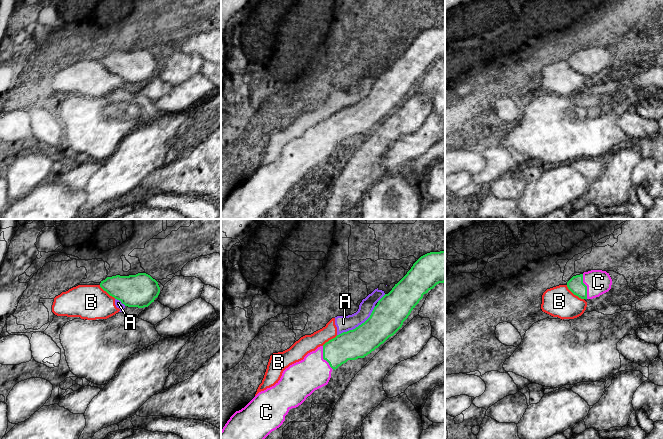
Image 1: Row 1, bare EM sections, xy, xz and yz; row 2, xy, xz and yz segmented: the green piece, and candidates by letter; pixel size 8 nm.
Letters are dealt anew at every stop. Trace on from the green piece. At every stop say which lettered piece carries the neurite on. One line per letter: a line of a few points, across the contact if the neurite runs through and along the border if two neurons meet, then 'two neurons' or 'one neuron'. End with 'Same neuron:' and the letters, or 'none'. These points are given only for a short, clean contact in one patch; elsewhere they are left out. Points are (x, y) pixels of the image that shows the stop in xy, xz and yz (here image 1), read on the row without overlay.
A: two neurons
B: line yz (566, 61), (574, 70), (583, 75); two neurons
C: line xz (351, 121), (323, 134), (301, 155); one neuron
Same neuron: C

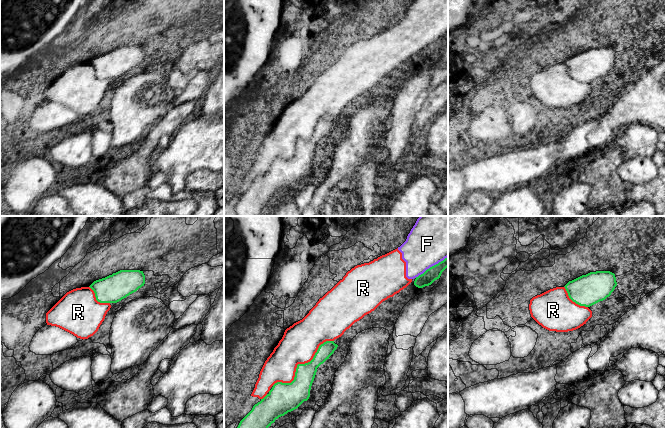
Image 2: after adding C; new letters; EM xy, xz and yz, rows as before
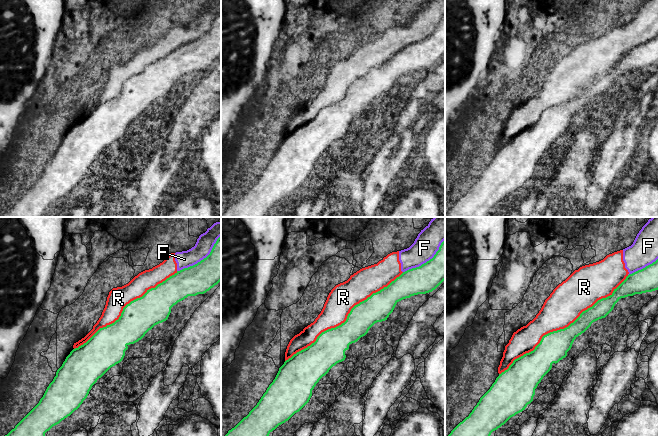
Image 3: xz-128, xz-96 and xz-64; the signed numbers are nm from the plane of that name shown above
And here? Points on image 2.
F: two neurons
R: two neurons
Same neuron: none

